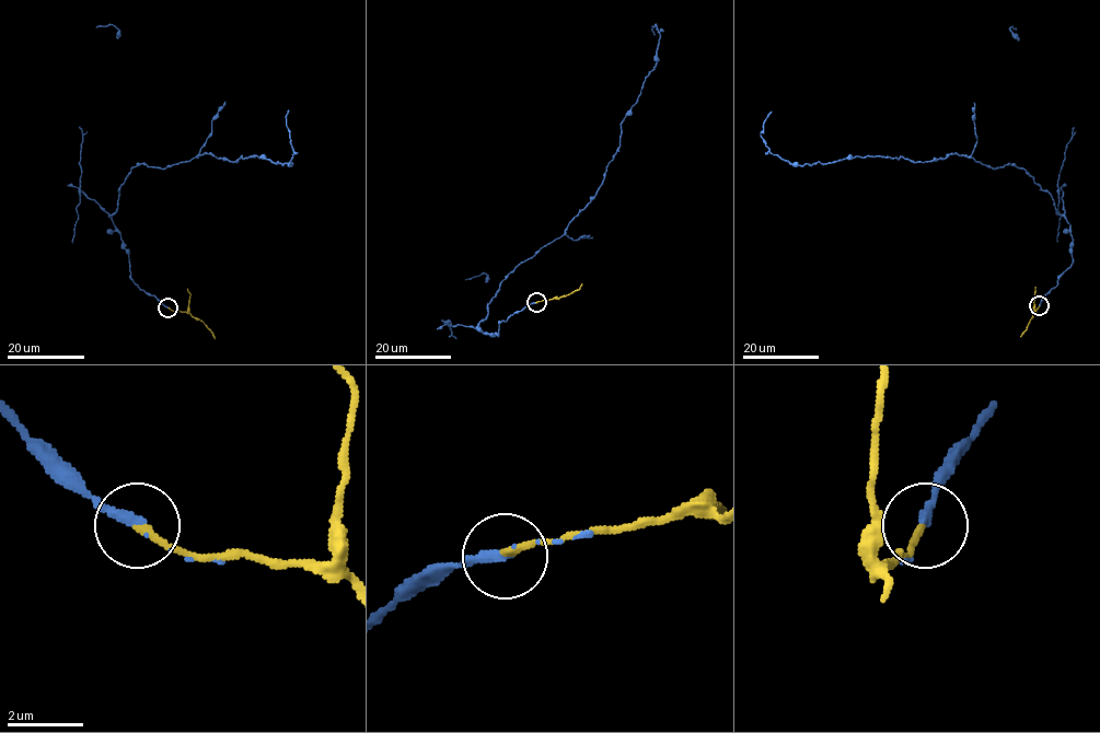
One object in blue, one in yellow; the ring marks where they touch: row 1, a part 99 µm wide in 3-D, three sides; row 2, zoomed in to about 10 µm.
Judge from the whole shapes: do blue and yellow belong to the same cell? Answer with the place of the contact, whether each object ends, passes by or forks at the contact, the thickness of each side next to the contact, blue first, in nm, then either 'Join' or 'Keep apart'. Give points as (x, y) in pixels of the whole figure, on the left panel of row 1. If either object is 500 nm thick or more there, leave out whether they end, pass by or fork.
Place: (168, 307). At the ring blue ends. At the ring yellow ends. Thickness 280 nm (blue) against 190 nm. Join

